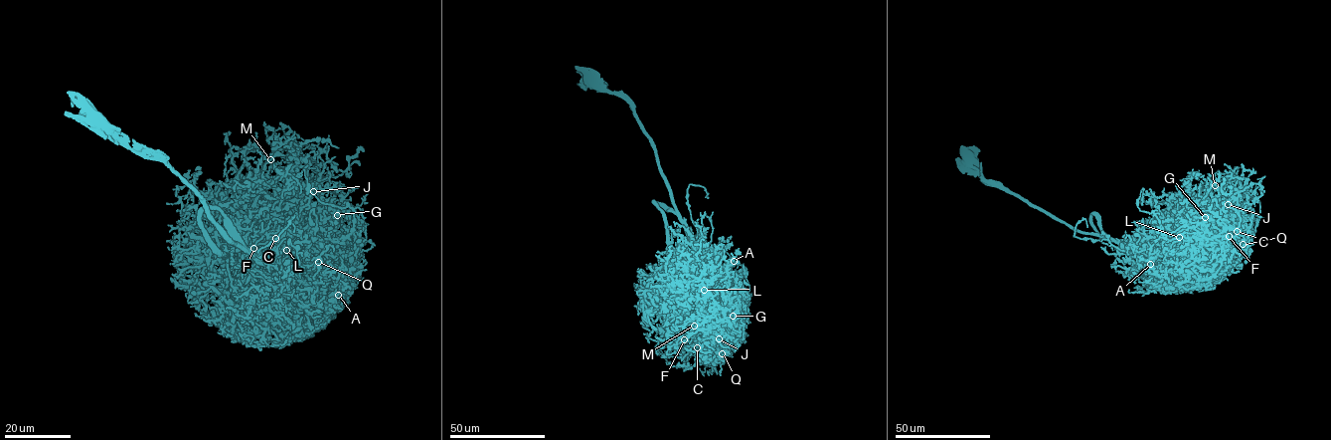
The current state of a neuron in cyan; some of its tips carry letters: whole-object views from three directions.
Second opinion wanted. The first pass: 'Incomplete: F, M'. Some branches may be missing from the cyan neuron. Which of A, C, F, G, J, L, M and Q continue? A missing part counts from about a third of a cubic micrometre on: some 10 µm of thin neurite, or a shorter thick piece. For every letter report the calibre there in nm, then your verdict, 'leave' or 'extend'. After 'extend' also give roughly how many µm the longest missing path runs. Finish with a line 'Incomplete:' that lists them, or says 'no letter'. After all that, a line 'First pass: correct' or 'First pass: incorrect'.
A: 280 nm | leave
C: 380 nm | leave
F: 400 nm | leave
G: 700 nm | leave
J: 700 nm | leave
L: 190 nm | leave
M: 320 nm | extend | 9 µm
Q: 440 nm | leave
Incomplete: M
First pass: incorrect

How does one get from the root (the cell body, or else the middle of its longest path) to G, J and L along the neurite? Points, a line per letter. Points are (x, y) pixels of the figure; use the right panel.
G: (970, 161), (991, 184), (1018, 194), (1081, 232), (1105, 235), (1120, 243), (1186, 240), (1200, 230), (1205, 217)
J: (970, 161), (991, 184), (1081, 232), (1120, 243), (1159, 244), (1210, 202), (1228, 204)
L: (970, 161), (970, 165), (991, 184), (1018, 194), (1081, 232), (1105, 235), (1127, 244), (1154, 244), (1179, 237)

